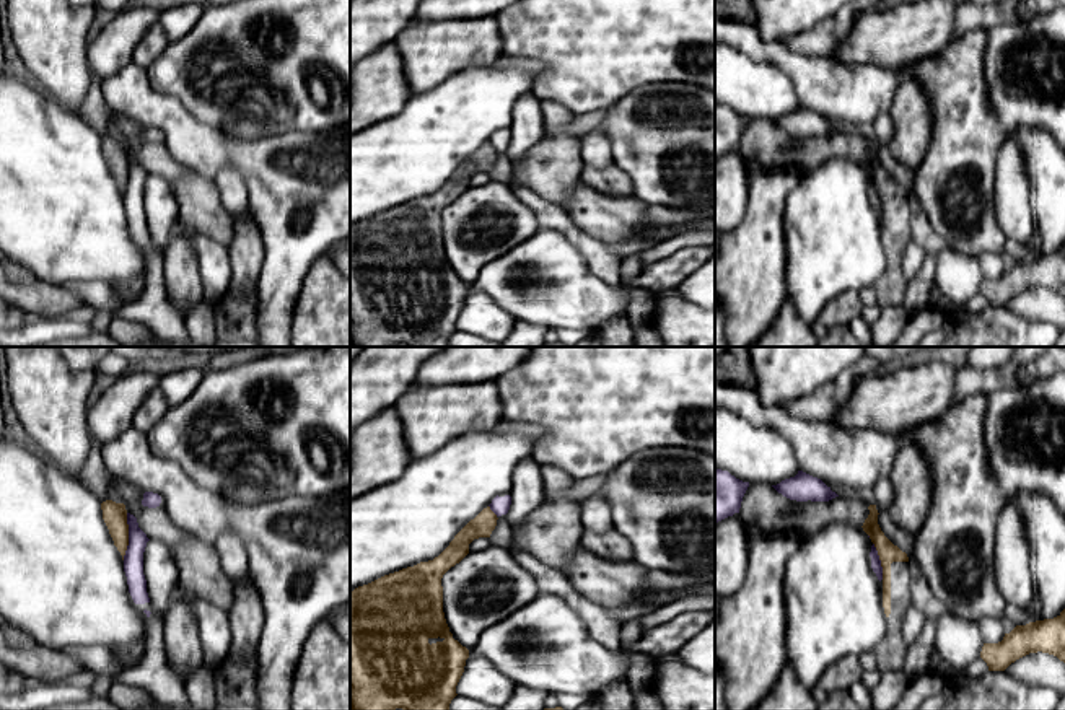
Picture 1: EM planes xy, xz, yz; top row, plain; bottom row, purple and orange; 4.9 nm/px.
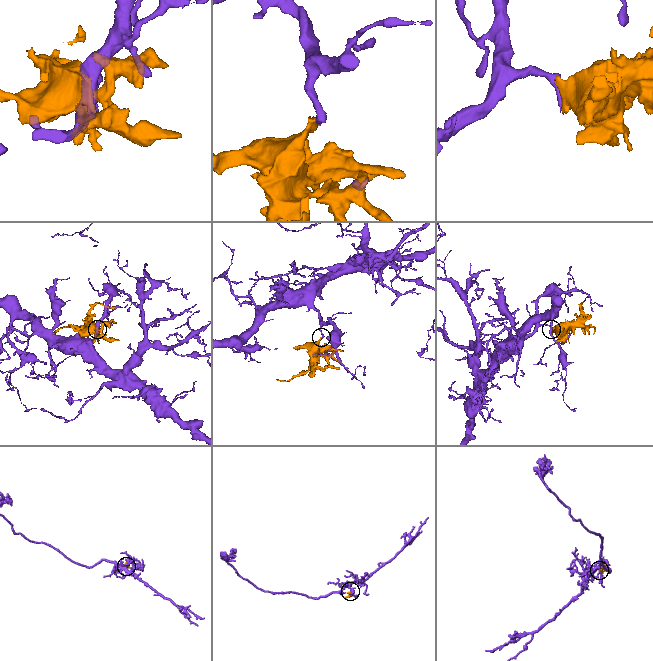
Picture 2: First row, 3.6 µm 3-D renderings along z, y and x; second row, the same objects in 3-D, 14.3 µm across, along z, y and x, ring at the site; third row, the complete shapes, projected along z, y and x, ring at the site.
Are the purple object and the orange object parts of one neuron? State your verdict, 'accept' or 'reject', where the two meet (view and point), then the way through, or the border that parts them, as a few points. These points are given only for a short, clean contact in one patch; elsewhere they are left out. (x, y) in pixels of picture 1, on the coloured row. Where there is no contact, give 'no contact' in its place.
reject | xy (129, 536) | along xy (127, 513), (127, 549), (122, 559)

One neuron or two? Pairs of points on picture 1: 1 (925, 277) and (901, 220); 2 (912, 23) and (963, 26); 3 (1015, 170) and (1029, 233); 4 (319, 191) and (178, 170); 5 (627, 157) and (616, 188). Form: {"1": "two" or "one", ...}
{"1": "two", "2": "two", "3": "one", "4": "two", "5": "two"}

